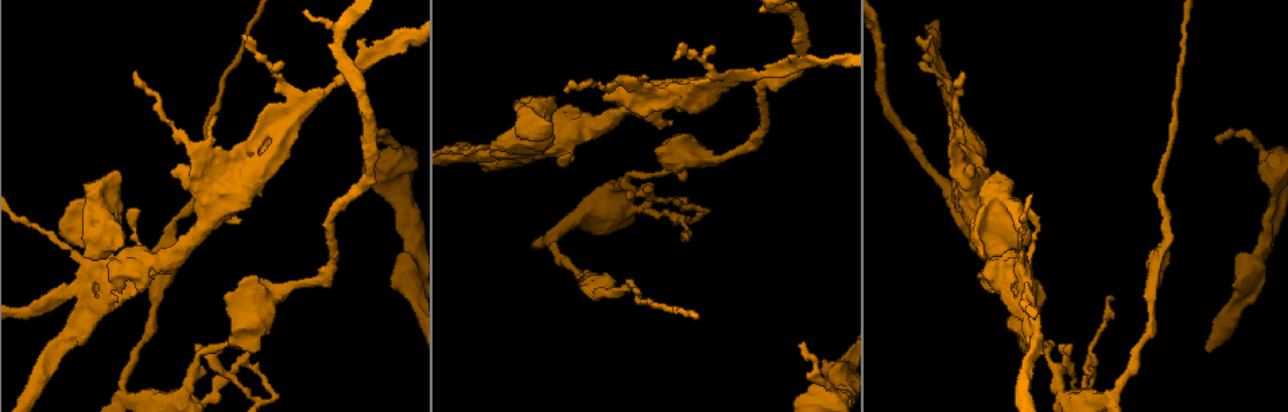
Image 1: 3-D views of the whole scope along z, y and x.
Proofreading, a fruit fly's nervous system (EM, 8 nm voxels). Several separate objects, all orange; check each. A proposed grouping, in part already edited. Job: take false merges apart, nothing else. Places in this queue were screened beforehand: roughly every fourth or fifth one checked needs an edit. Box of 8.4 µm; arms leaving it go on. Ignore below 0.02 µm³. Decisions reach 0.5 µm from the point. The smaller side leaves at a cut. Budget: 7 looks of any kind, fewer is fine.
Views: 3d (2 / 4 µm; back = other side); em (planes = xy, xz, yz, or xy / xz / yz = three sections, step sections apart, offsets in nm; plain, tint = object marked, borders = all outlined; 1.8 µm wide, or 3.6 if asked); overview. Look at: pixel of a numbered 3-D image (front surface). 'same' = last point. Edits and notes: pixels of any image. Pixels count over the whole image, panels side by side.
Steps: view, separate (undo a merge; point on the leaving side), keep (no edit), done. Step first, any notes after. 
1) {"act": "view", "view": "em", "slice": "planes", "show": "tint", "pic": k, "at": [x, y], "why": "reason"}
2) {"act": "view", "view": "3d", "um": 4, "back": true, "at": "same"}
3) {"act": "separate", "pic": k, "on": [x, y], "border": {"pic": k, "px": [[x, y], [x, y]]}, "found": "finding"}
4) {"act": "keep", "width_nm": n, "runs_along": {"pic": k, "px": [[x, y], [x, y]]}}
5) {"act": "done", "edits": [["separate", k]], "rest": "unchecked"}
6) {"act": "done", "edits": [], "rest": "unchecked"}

{"act": "view", "view": "em", "slice": "planes", "show": "plain", "pic": 1, "at": [193, 149], "why": "sudden change in width"}

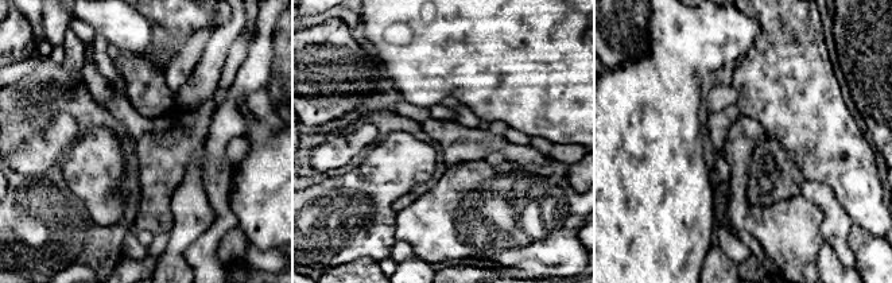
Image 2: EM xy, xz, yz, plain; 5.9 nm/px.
{"act": "view", "view": "em", "slice": "planes", "show": "tint", "at": "same"}

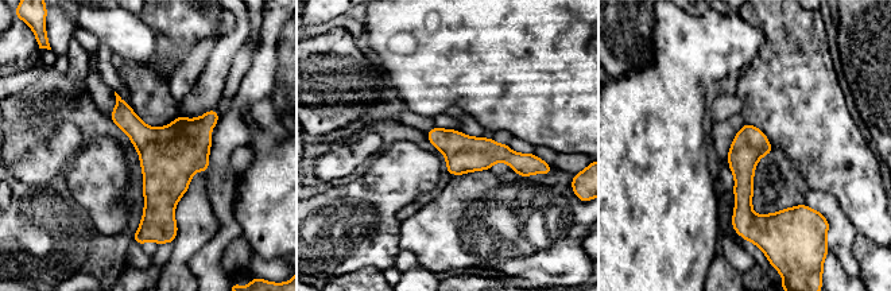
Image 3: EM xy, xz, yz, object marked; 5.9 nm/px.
{"act": "keep", "width_nm": 200, "runs_along": {"pic": 3, "px": [[747, 127], [743, 231]]}, "found": "one neuron here"}

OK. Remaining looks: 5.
{"act": "view", "view": "3d", "um": 4, "pic": 1, "at": [729, 80], "why": "thick turns thin"}

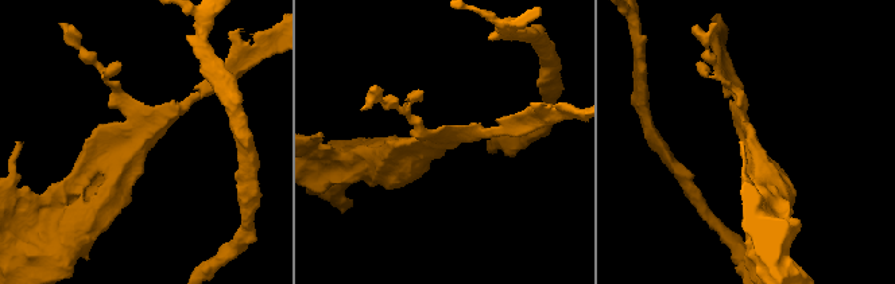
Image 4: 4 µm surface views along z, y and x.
{"act": "view", "view": "em", "slice": "planes", "show": "borders", "pic": 4, "at": [443, 138], "arms": 3}

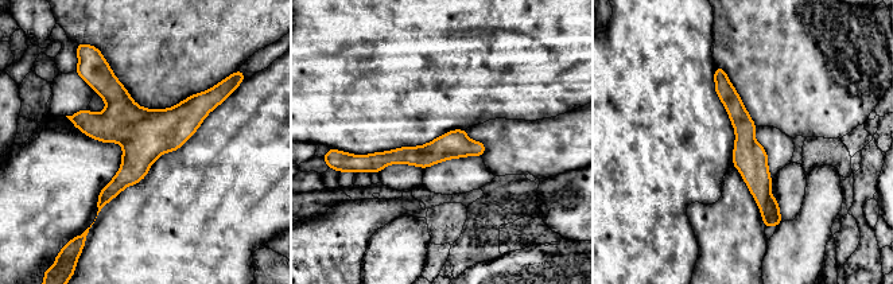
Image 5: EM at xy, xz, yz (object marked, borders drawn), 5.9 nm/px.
{"act": "keep", "runs_along": {"pic": 5, "px": [[718, 70], [772, 220]]}, "found": "all the same neuron"}

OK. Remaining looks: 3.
{"act": "view", "view": "3d", "um": 4, "pic": 1, "at": [1028, 279], "why": "four or more arms meet"}

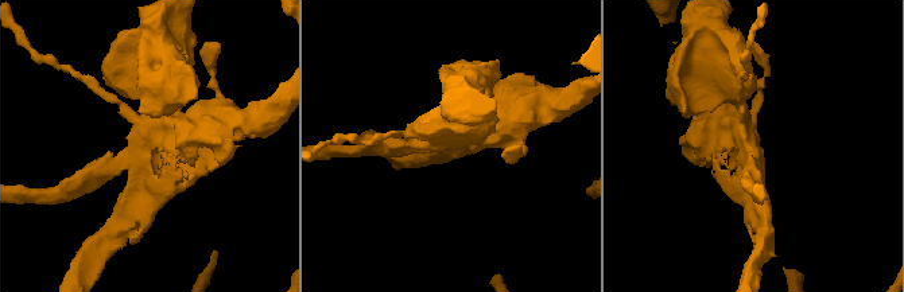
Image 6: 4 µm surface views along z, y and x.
{"act": "view", "view": "em", "slice": "xz", "step": 4, "show": "tint", "pic": 6, "at": [140, 147], "arms": 4, "why": "now the EM"}

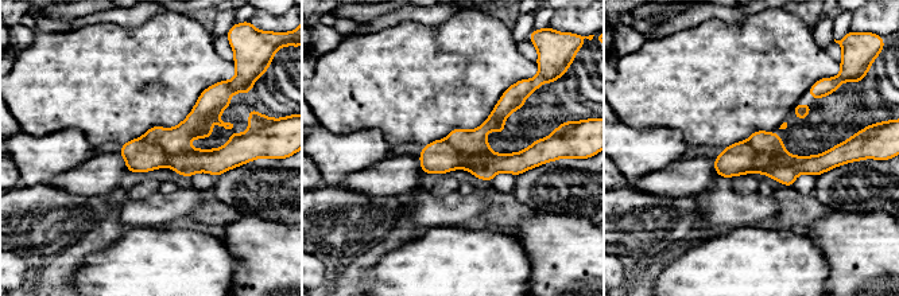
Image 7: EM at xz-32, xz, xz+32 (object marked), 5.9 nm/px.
{"act": "view", "view": "em", "slice": "yz", "step": 16, "show": "tint", "at": "same", "why": "another direction"}

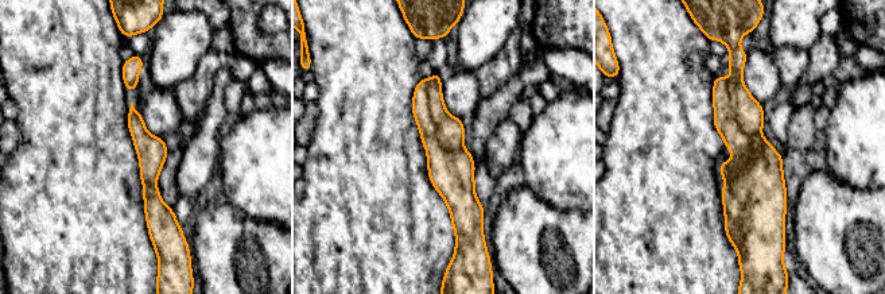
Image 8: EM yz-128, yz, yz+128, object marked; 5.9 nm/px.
{"act": "separate", "pic": 8, "on": [450, 130], "border": {"pic": 8, "px": [[427, 80], [437, 139], [461, 149]]}, "found": "a second neuron is stuck on"}

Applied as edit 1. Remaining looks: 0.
{"act": "done", "edits": [["separate", 8]], "rest": "unchecked"}

